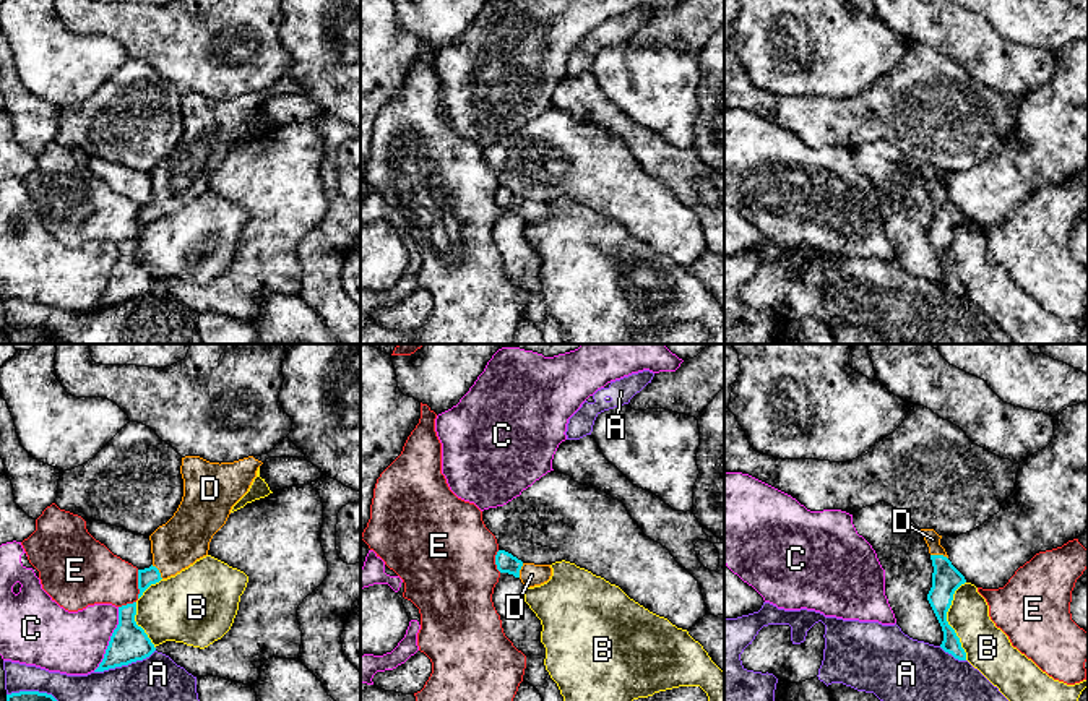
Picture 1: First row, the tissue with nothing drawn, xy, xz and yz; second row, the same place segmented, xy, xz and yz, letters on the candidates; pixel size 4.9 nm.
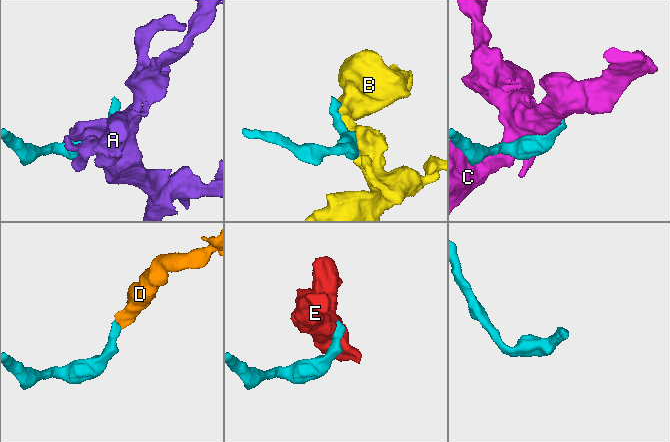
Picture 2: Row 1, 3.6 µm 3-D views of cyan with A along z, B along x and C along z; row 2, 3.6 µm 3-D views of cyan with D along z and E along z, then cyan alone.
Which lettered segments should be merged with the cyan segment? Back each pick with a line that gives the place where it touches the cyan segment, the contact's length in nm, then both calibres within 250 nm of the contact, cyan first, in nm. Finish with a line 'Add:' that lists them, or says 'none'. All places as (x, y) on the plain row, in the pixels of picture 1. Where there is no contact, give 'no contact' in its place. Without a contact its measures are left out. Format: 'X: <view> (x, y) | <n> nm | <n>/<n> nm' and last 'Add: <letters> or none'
D: yz (939, 192) | 90 nm | 140/80 nm
Add: D

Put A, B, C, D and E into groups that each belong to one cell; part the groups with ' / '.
A / B / C / D / E

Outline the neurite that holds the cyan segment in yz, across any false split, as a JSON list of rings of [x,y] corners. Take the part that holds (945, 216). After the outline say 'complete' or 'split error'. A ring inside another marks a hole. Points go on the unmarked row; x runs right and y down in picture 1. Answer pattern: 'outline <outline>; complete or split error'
outline [[[921,166],[921,170],[929,183],[934,203],[932,224],[927,230],[927,237],[943,268],[940,284],[955,295],[966,297],[966,289],[961,284],[960,274],[947,258],[947,248],[952,242],[953,230],[966,219],[966,216],[948,196],[945,185],[940,182],[942,172],[939,172],[934,166]]]; split error

